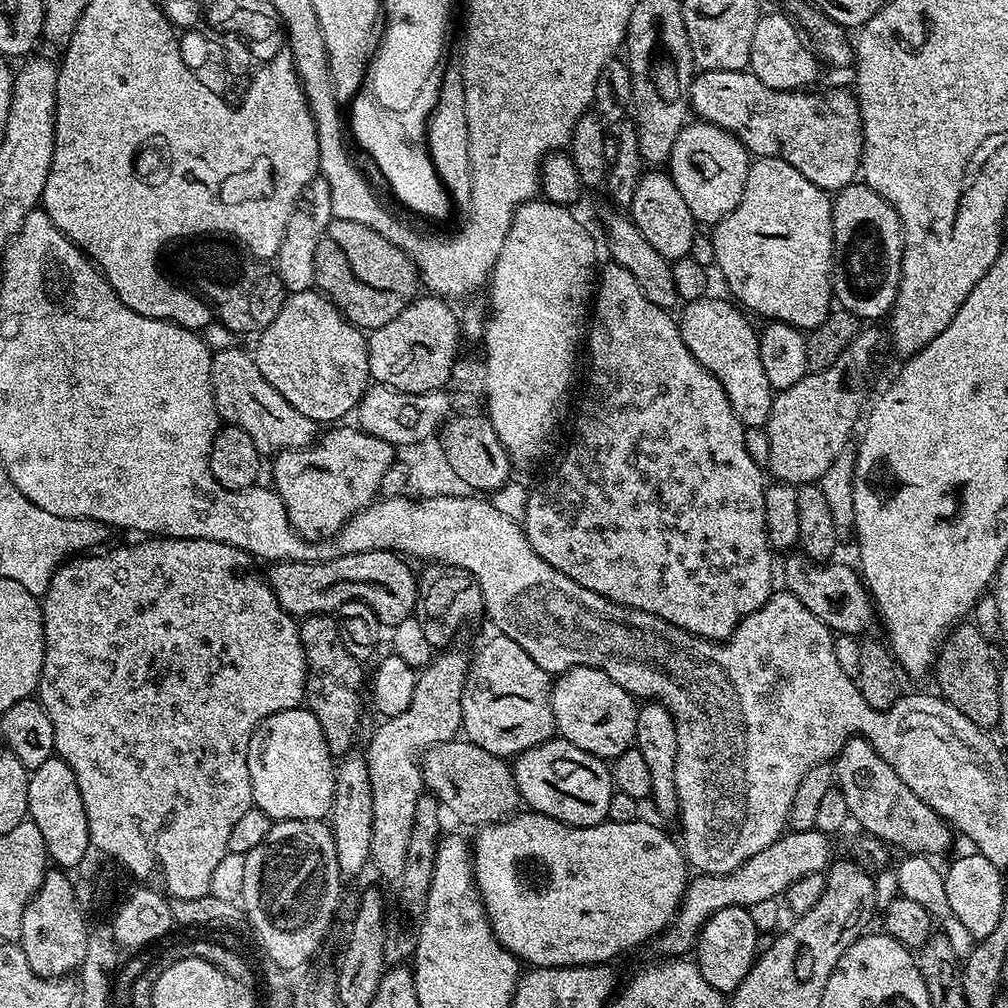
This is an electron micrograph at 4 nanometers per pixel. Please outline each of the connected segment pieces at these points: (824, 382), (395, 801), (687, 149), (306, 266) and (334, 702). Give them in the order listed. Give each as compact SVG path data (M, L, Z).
M876 326L861 327L838 362L828 368L809 371L808 375L794 382L794 386L779 389L773 395L766 425L770 444L766 468L773 481L793 486L823 481L840 451L847 446L856 428L856 419L859 416L861 419L865 411L864 399L868 396L872 363L879 348L880 332Z
M444 650L433 659L427 668L417 675L414 686L414 698L410 698L410 706L402 710L402 714L387 717L376 728L376 733L368 740L366 759L370 770L370 794L374 798L374 834L372 835L371 867L384 880L399 881L402 866L406 866L406 849L410 847L410 830L414 830L414 806L418 806L418 798L425 795L422 757L430 746L441 744L447 740L457 739L462 728L462 694L464 683L470 667L469 653Z
M697 119L696 124L692 123L685 123L684 129L678 134L678 142L674 142L666 168L697 225L714 226L730 215L738 202L742 202L750 153L737 136L718 125L707 124L701 119Z
M318 174L306 185L296 200L294 210L290 214L290 222L286 222L286 234L282 234L282 246L278 246L278 254L274 261L278 278L282 278L284 289L290 294L313 291L316 283L314 254L318 254L318 242L322 242L322 234L333 218L330 182L326 182L326 178Z
M335 615L305 616L299 621L302 650L306 654L308 677L304 687L306 706L318 718L318 726L322 726L322 734L326 734L326 746L333 758L343 758L353 751L356 731L360 728L360 711L366 708L366 672L365 665L350 650L346 650L346 642L342 642L340 622Z

